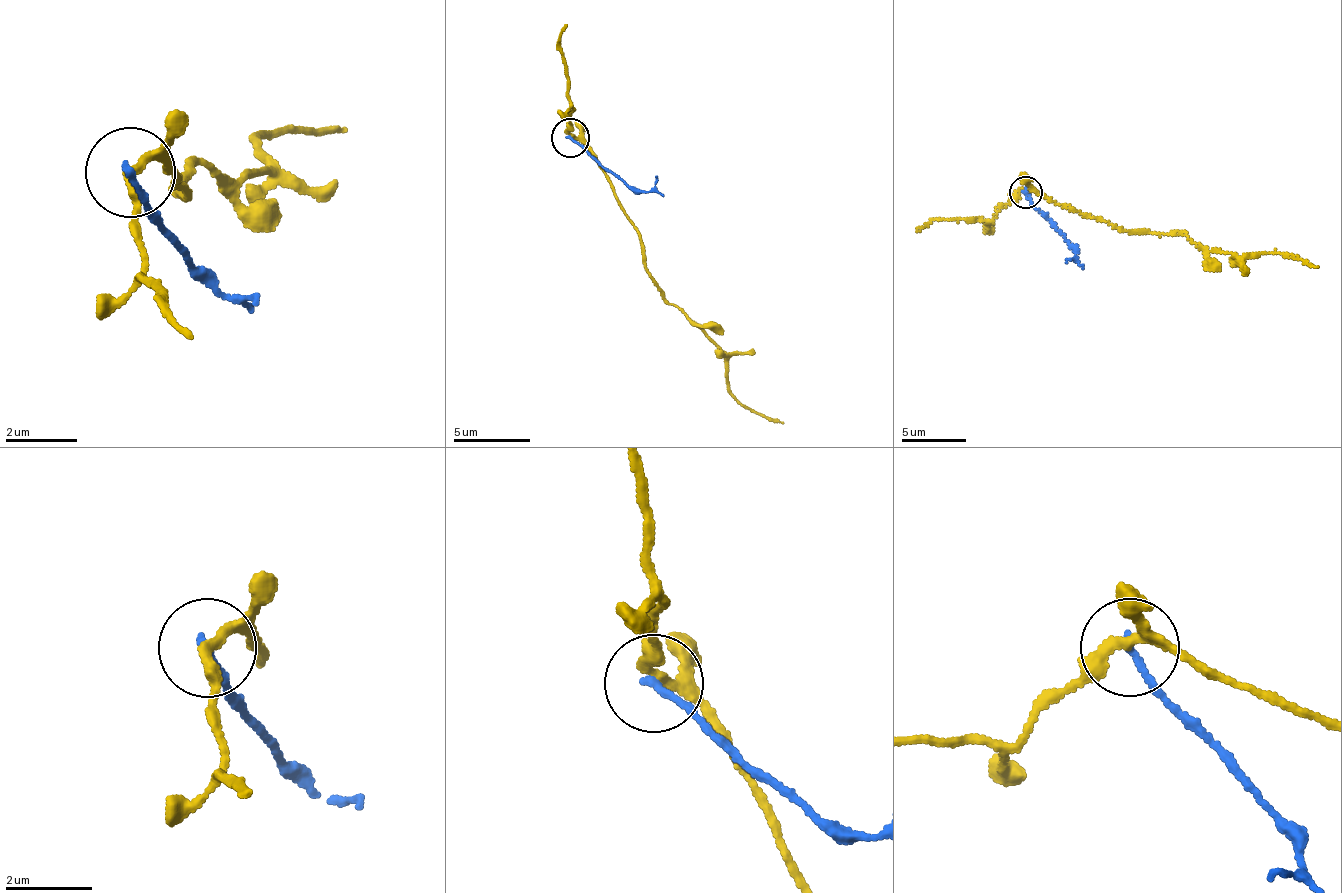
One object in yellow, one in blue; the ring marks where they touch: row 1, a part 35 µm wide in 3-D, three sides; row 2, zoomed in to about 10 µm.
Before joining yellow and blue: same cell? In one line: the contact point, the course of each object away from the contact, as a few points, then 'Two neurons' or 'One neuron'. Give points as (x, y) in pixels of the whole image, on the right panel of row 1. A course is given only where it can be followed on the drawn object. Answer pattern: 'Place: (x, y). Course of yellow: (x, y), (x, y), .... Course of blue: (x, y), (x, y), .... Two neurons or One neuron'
Place: (1025, 192). Course of yellow: (1023, 192), (1037, 191), (1059, 205), (1126, 231), (1187, 236), (1212, 251), (1240, 257), (1272, 253), (1318, 267). Course of blue: (1026, 192), (1030, 205), (1074, 249), (1076, 257), (1066, 262). Two neurons

